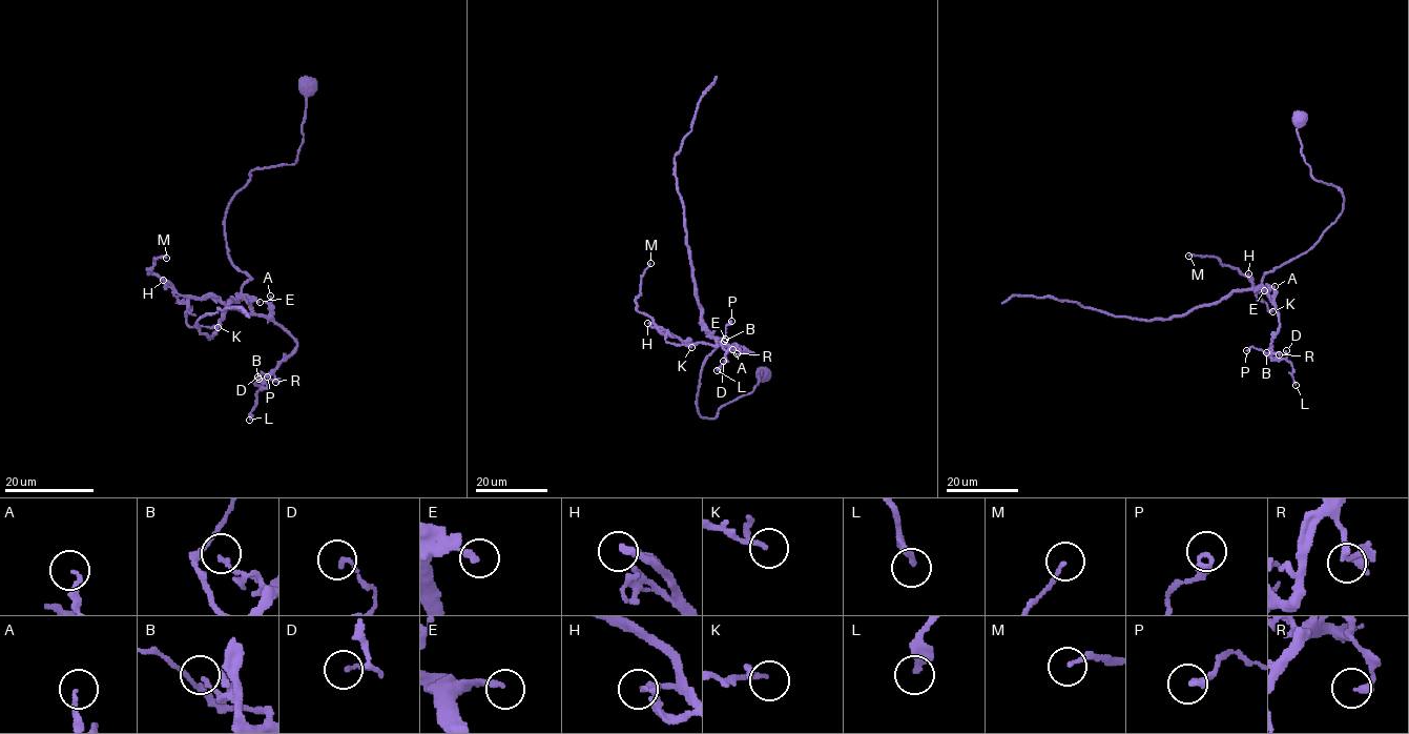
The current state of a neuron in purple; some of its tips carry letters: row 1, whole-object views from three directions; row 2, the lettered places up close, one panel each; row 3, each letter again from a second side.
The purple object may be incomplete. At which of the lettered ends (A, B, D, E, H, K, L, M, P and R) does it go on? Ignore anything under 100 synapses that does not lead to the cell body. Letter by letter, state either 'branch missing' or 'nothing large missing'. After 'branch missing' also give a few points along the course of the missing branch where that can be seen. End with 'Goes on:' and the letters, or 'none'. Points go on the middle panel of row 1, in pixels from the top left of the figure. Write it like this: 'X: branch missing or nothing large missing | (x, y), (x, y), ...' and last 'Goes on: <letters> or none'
A: nothing large missing
B: nothing large missing
D: nothing large missing
E: nothing large missing
H: nothing large missing
K: nothing large missing
L: nothing large missing
M: nothing large missing
P: nothing large missing
R: nothing large missing
Goes on: none

